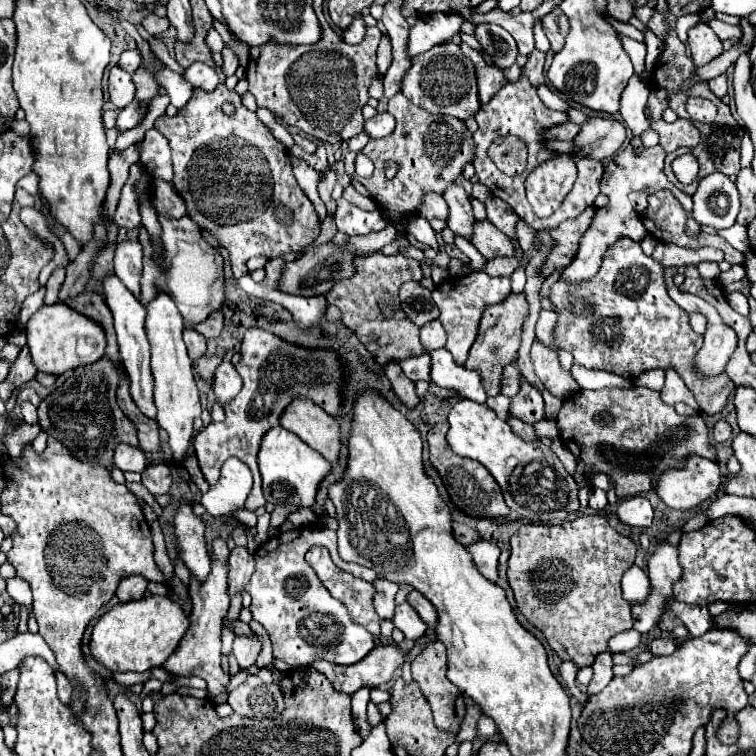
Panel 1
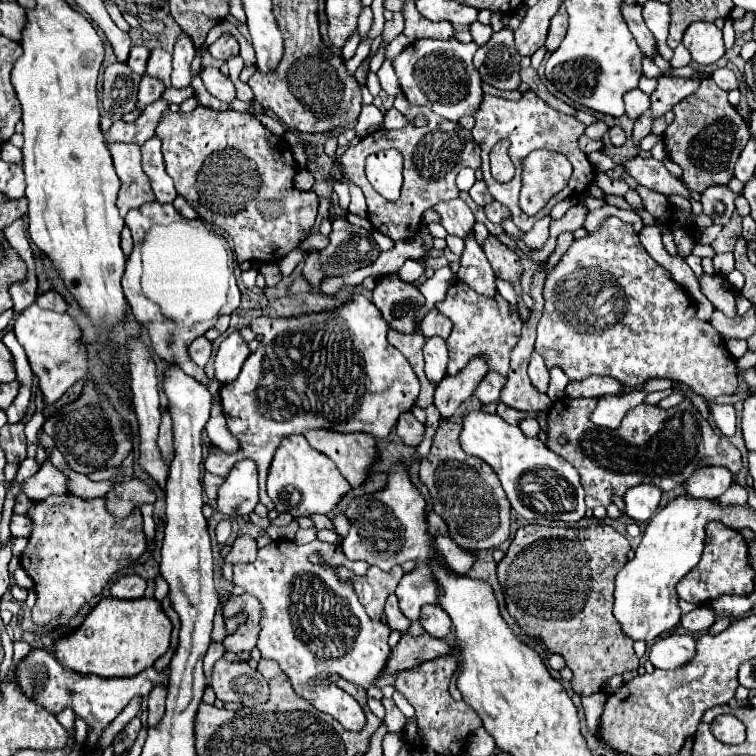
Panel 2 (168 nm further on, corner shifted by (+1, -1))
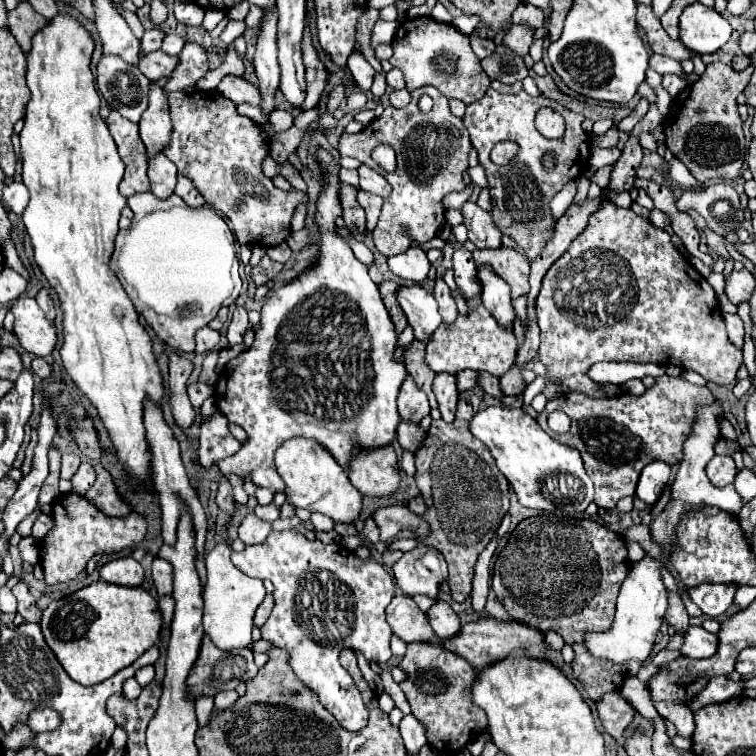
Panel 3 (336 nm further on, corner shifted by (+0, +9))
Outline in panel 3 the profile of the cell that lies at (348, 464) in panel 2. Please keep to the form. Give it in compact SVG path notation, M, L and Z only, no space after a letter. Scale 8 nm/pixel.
M393 447L357 451L347 471L349 481L369 497L391 497L399 489L399 459Z

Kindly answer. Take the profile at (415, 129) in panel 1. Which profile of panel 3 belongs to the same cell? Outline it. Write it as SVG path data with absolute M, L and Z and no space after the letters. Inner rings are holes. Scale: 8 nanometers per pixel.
M431 85L421 87L411 93L411 103L405 109L393 109L385 107L383 115L375 119L371 125L367 125L357 135L343 133L339 139L339 155L355 157L361 163L373 167L374 170L385 175L387 181L393 187L393 193L385 199L383 211L379 217L377 227L373 229L373 241L375 247L383 255L399 255L409 249L411 239L417 239L419 243L427 243L443 229L445 223L445 209L441 205L441 199L451 191L463 191L463 171L467 169L467 153L469 153L469 135L465 131L465 125L461 119L457 119L449 111L447 97L433 89ZM429 95L433 99L433 109L429 115L425 115L419 109L419 97ZM411 115L411 119L407 119ZM377 145L391 145L397 155L397 169L394 173L387 173L371 159L371 151ZM401 227L409 227L409 235L401 231Z

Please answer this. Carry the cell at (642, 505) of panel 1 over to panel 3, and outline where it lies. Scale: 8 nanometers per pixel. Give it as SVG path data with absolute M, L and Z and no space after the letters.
M651 461L649 465L645 465L645 469L641 471L641 477L639 477L639 483L637 483L637 497L643 501L643 503L655 503L665 485L669 483L671 479L671 467L669 463L665 461Z

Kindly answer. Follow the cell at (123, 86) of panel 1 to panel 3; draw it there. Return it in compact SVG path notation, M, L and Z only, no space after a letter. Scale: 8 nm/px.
M105 55L101 57L97 65L97 89L109 103L109 107L117 109L125 119L139 123L143 111L147 109L147 91L149 91L149 79L133 65L125 65L125 61L117 55Z

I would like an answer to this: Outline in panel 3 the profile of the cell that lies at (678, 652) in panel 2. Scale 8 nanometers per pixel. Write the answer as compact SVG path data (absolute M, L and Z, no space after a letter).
M689 627L681 655L691 659L707 659L713 657L713 653L717 653L717 635L705 631L703 627Z

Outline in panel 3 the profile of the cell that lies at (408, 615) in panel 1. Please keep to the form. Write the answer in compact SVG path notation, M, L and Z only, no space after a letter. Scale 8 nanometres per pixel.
M417 545L415 551L403 553L403 557L393 565L397 587L415 597L419 593L437 597L439 585L447 579L447 563L443 555L427 545Z

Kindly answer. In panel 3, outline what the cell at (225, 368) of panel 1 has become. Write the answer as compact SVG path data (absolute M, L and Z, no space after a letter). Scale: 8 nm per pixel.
M237 305L235 311L233 311L233 317L231 317L231 325L227 329L227 339L229 339L229 345L239 345L243 343L243 335L247 331L247 309L243 305Z

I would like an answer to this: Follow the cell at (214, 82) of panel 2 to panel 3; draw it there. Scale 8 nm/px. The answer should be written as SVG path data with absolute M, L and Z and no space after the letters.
M235 75L223 77L217 91L221 95L225 95L227 99L231 99L235 105L241 105L241 103L255 105L255 103L259 103L259 97L261 97L257 87L251 81L247 81L245 77L235 77Z

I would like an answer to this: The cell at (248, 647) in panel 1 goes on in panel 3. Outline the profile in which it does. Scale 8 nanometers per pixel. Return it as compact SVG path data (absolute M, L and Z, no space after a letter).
M267 593L267 595L265 595L265 601L259 605L259 609L257 609L257 613L255 613L255 625L257 625L257 627L261 627L261 625L269 619L271 609L273 609L273 595Z

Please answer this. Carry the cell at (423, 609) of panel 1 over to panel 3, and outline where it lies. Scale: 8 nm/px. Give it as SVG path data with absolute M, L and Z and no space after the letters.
M437 601L429 611L429 623L441 639L455 637L461 631L461 621L449 603Z

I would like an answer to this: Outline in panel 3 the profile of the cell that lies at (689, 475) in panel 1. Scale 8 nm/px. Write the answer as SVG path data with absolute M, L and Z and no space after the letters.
M715 455L709 463L707 463L707 477L715 487L725 487L731 485L735 481L737 475L737 467L733 457L719 457Z

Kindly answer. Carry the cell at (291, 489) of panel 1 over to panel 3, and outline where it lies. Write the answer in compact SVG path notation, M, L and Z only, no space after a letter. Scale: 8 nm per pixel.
M293 437L275 453L275 465L285 481L285 495L295 507L319 511L337 523L355 523L361 513L363 495L351 485L343 467L313 439Z

